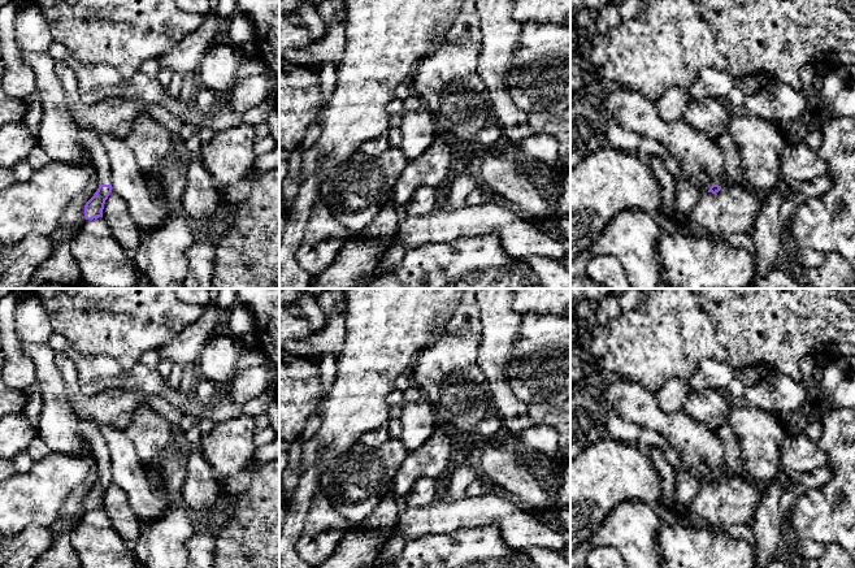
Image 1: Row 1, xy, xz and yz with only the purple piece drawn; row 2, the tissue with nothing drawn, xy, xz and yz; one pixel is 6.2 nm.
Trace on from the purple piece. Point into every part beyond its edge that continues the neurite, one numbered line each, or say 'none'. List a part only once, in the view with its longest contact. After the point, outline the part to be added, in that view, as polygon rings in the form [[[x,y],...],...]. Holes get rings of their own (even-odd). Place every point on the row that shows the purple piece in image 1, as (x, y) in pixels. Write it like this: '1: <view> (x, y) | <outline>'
1: xy (91, 141) | [[[78,125],[77,134],[91,156],[99,185],[112,185],[112,170],[109,166],[109,157],[100,140],[100,136],[96,133],[83,129]]]

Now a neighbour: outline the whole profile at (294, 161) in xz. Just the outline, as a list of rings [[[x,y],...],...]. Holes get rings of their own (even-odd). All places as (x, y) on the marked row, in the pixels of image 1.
[[[318,112],[317,117],[309,123],[305,136],[301,143],[290,151],[290,156],[286,160],[288,165],[288,175],[298,177],[303,170],[301,155],[304,149],[311,148],[320,138],[320,123],[318,123]]]

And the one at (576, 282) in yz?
[[[570,277],[570,289],[607,289],[590,277]]]

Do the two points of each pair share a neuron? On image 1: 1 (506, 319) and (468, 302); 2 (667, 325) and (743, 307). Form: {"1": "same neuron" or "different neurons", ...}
{"1": "different neurons", "2": "same neuron"}

